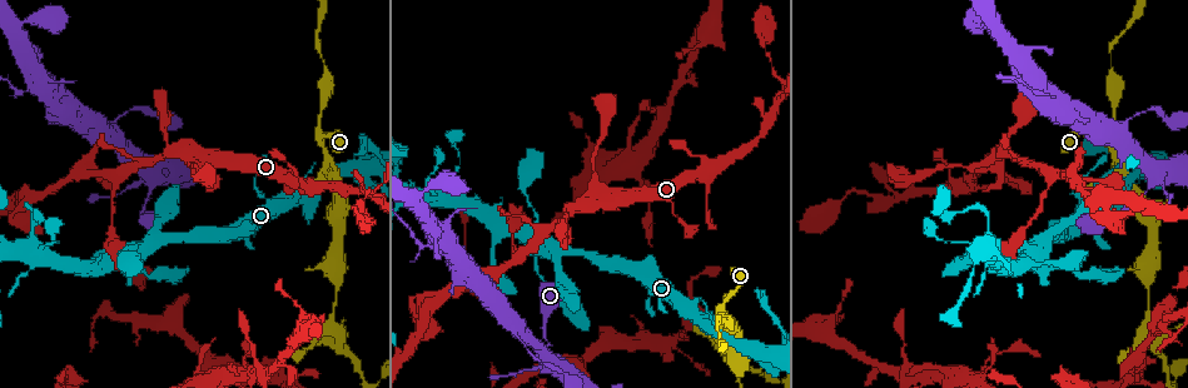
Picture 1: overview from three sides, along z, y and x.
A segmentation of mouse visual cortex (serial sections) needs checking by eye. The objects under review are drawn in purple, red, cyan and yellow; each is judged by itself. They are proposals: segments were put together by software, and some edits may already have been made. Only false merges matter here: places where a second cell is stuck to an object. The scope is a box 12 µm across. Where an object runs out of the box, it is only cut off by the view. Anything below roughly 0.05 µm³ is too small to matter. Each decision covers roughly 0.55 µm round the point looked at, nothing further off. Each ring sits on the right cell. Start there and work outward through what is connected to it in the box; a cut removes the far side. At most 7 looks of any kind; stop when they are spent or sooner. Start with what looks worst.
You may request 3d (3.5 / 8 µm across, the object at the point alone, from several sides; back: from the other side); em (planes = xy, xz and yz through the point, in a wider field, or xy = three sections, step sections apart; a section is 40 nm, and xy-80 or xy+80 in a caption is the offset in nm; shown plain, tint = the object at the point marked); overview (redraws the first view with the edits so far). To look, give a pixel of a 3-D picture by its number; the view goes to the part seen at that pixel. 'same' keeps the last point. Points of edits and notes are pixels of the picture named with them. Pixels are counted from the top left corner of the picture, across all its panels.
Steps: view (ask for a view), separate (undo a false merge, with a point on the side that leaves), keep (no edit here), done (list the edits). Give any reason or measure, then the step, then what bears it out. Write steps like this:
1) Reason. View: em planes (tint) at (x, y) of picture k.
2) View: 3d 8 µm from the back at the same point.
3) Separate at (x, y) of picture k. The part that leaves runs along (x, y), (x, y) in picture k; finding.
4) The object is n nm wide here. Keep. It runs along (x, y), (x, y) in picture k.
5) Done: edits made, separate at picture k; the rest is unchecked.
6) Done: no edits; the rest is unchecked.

Three arms meet. View: em xy step 3 (tint) at (424, 247) of picture 1.

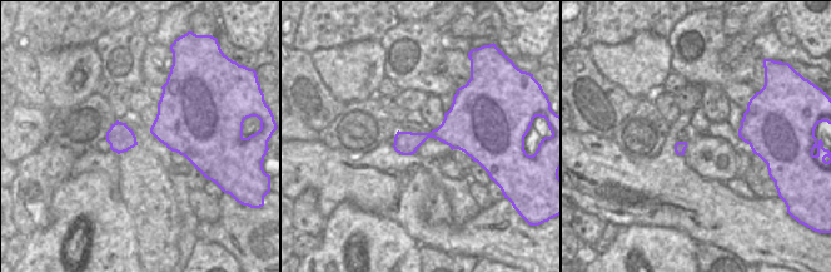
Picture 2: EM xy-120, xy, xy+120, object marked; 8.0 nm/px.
View: 3d 3.5 µm at the same point.

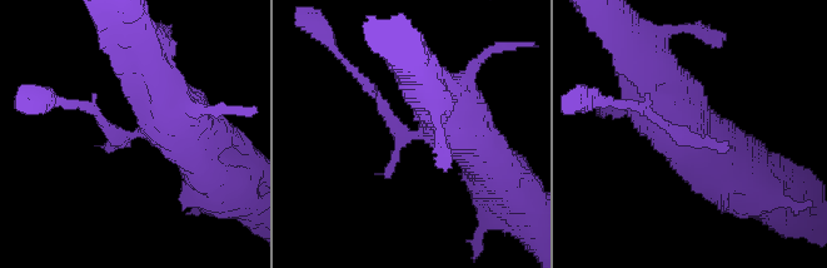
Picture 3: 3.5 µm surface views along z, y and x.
Keep. It runs along (473, 152), (449, 125), (403, 135), (365, 84) in picture 3; all the same cell.

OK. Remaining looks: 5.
Abrupt turn. View: 3d 8 µm at (430, 191) of picture 1.

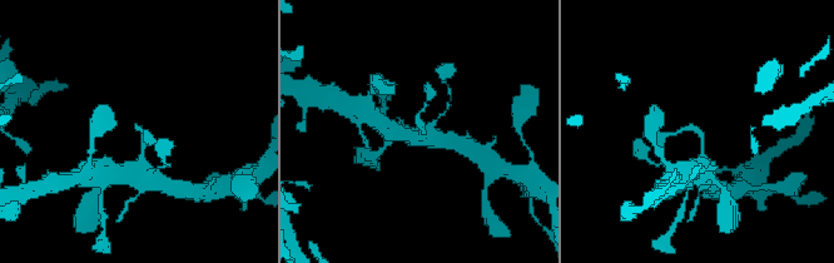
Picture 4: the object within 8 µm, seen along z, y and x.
View: em xy step 1 (tint) at (696, 132) of picture 4.

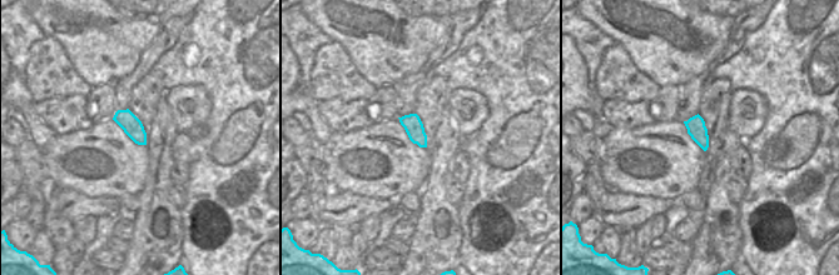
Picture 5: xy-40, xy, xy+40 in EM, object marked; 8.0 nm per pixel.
Keep. It runs along (706, 164), (699, 130), (670, 134) in picture 4; all the same cell.

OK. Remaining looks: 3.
A narrow waist. View: 3d 8 µm at (724, 311) of picture 1.

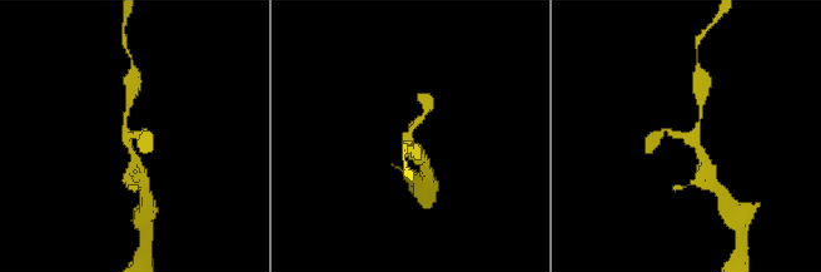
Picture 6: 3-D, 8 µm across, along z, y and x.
3 arms meet here; the arms are 150, 150, 250 nm wide; now the EM. View: em planes (tint) at (127, 139) of picture 6.

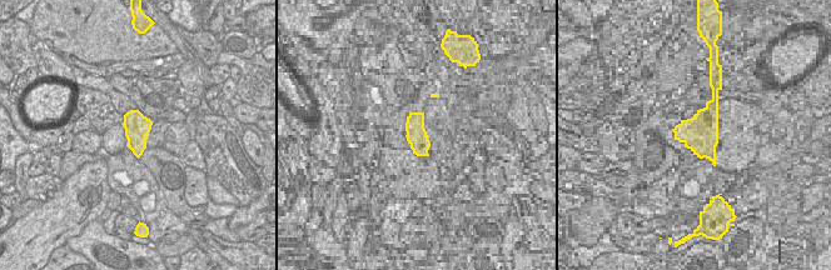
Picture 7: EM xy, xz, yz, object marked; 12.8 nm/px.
Keep. All the same cell.

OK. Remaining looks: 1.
Done: no edits; the rest is unchecked.

